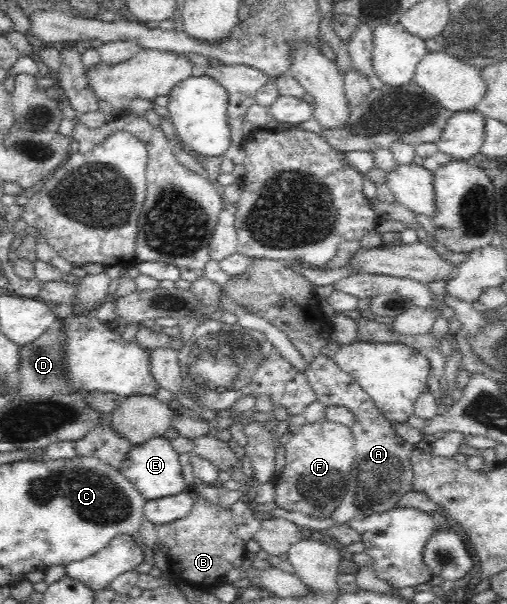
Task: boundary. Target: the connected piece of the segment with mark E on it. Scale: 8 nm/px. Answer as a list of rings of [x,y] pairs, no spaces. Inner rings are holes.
[[[154,437],[130,451],[129,457],[122,463],[119,472],[136,486],[144,500],[162,499],[188,491],[184,482],[179,455],[174,451],[171,441],[164,437]]]

